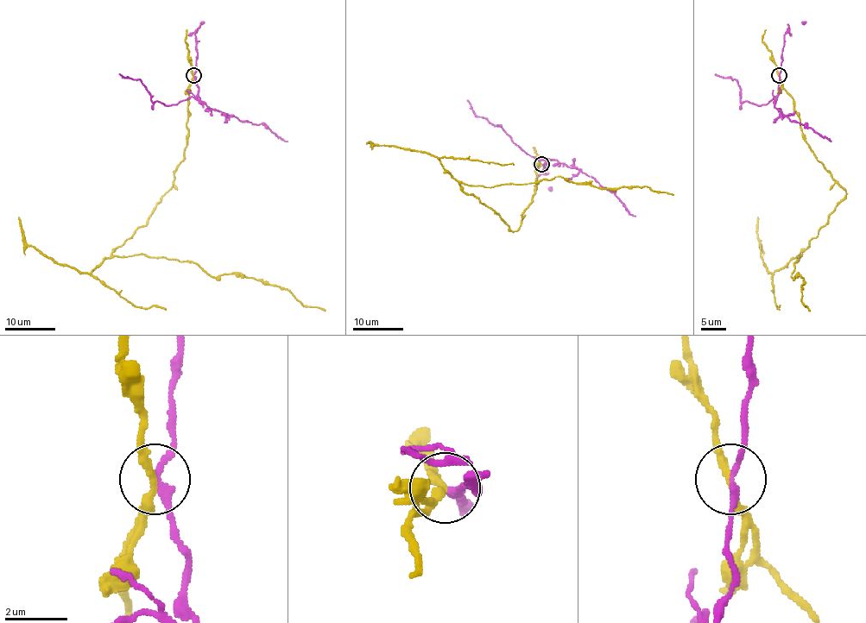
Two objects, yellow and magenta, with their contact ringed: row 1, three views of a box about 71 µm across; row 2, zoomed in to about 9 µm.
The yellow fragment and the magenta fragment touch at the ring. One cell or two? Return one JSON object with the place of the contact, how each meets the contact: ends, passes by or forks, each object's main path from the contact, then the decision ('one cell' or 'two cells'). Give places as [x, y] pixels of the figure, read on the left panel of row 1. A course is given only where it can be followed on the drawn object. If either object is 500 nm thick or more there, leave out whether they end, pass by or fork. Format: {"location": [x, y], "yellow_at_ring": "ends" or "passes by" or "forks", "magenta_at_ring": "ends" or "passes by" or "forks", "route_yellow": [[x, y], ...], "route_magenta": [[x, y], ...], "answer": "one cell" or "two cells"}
{"location": [193, 75], "yellow_at_ring": "passes by", "magenta_at_ring": "passes by", "route_yellow": [[192, 76], [188, 141], [174, 184], [148, 223], [112, 254], [190, 261], [213, 277], [242, 273], [325, 311]], "route_magenta": [[192, 74], [198, 95], [209, 107], [241, 121], [262, 123], [275, 136], [287, 141]], "answer": "two cells"}

